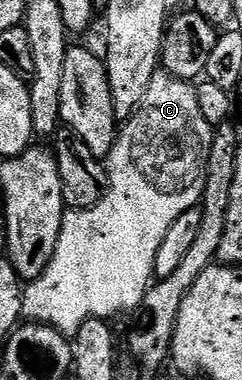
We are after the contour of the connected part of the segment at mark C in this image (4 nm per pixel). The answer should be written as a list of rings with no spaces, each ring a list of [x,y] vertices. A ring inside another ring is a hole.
[[[157,72],[156,78],[150,83],[142,103],[134,110],[132,116],[123,122],[122,128],[116,134],[116,145],[106,158],[106,168],[108,171],[108,190],[104,192],[104,198],[94,207],[89,209],[68,209],[64,214],[62,231],[58,235],[58,247],[42,275],[38,275],[36,281],[27,282],[24,291],[24,312],[23,316],[29,322],[41,325],[53,325],[59,333],[74,335],[90,319],[99,317],[101,319],[113,319],[119,313],[131,314],[140,308],[142,299],[146,295],[148,286],[153,284],[156,268],[154,259],[158,255],[158,247],[162,247],[162,239],[166,239],[166,231],[174,227],[174,219],[186,211],[197,208],[200,204],[200,196],[204,194],[204,184],[206,183],[206,163],[208,162],[208,152],[212,146],[212,134],[214,126],[206,123],[201,109],[198,108],[198,95],[195,88],[189,82],[179,81],[169,73]]]

